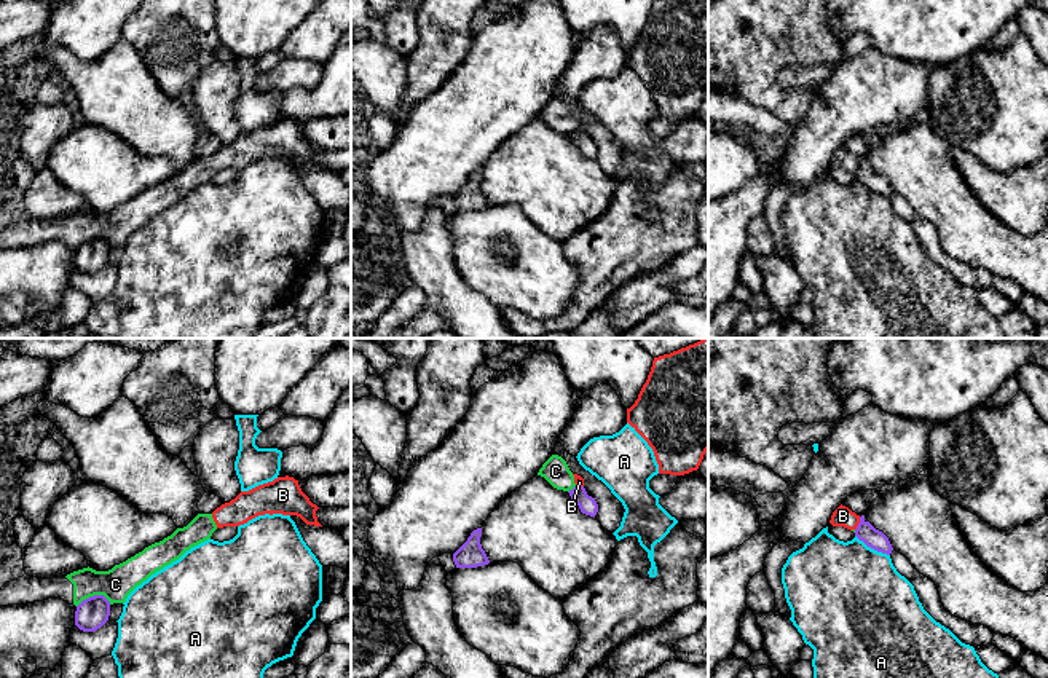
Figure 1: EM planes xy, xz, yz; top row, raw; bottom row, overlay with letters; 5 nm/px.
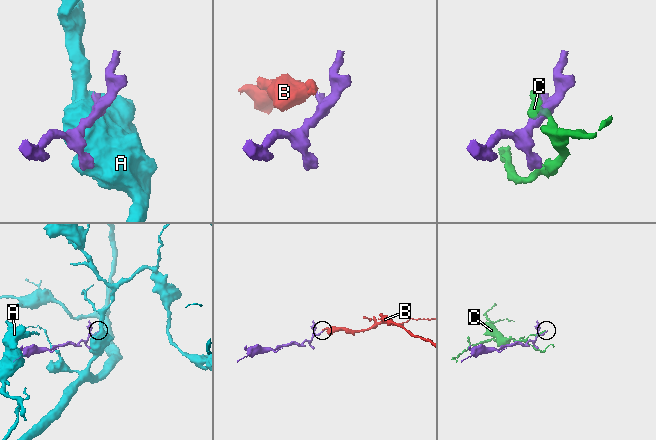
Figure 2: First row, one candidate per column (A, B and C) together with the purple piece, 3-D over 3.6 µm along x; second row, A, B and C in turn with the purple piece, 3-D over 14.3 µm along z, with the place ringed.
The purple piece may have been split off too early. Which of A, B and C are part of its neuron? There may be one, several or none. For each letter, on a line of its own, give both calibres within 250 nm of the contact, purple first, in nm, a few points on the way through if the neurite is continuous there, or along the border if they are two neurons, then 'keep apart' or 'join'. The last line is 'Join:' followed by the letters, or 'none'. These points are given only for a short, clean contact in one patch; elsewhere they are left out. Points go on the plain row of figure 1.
A: 100 nm thick on the purple side, 480 nm on the other; keep apart
B: 100 nm thick on the purple side, 100 nm on the other; border along yz (860, 160), (855, 173); keep apart
C: 160 nm thick on the purple side, 160 nm on the other; keep apart
Join: none

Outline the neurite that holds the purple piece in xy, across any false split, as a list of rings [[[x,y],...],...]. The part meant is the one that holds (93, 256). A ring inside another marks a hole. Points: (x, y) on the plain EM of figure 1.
[[[104,238],[83,242],[75,254],[75,268],[83,274],[96,274],[110,258],[110,244]]]

